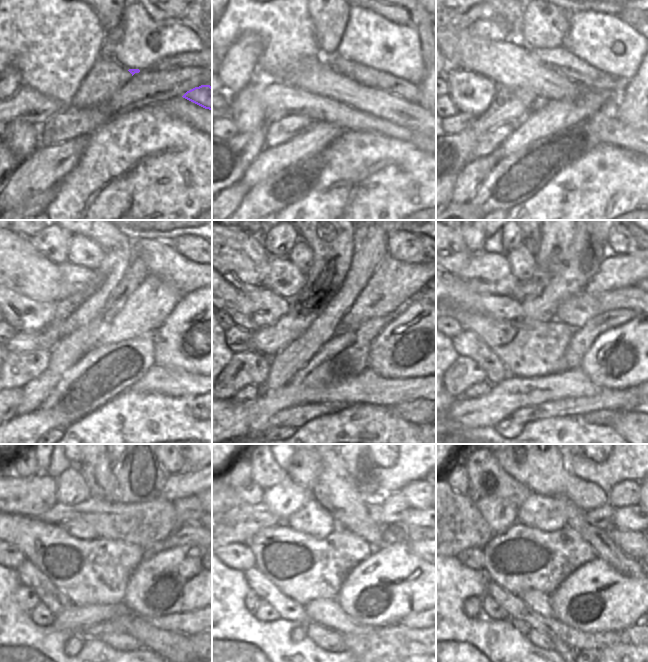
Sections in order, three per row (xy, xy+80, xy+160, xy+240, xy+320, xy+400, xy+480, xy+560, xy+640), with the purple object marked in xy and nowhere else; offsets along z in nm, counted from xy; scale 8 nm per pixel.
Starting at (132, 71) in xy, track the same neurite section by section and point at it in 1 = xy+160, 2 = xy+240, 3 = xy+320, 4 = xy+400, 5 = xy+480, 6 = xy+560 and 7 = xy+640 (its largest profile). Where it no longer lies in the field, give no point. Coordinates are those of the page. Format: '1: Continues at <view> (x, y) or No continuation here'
1: Continues at xy+160 (560, 60)
2: Continues at xy+240 (79, 278)
3: Continues at xy+320 (283, 277)
4: Continues at xy+400 (491, 273)
5: Continues at xy+480 (37, 493)
6: Continues at xy+560 (251, 493)
7: Continues at xy+640 (471, 494)

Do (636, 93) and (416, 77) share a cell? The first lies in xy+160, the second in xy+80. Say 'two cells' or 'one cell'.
two cells

